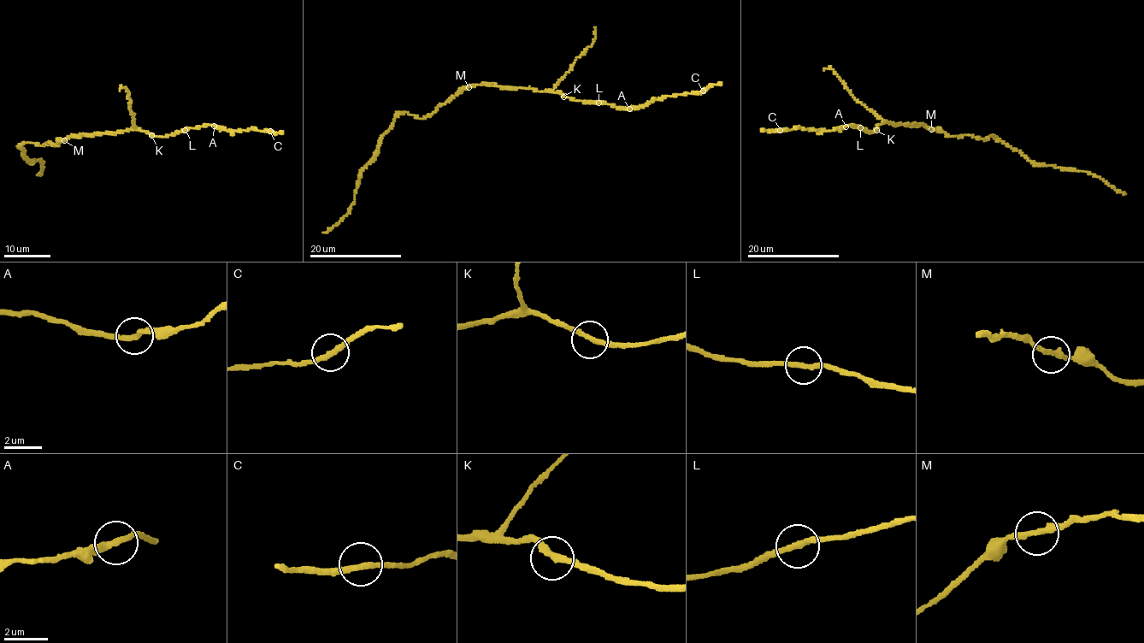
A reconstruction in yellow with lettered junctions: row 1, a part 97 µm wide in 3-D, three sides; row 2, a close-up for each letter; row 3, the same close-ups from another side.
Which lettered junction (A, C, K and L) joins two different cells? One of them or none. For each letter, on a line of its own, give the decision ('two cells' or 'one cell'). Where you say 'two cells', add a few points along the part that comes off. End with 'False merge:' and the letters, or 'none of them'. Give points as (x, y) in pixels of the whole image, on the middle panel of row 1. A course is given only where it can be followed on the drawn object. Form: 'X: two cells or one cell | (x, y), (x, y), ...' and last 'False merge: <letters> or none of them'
A: one cell
C: one cell
K: one cell
L: one cell
False merge: none of them

